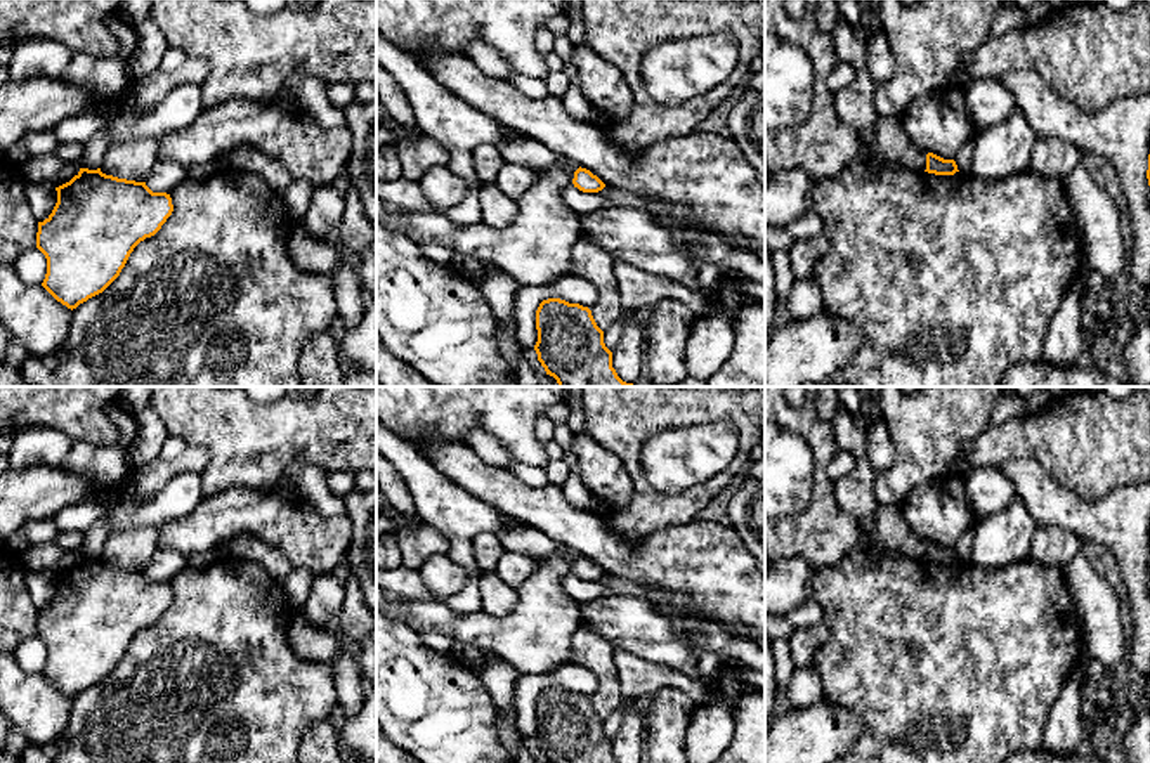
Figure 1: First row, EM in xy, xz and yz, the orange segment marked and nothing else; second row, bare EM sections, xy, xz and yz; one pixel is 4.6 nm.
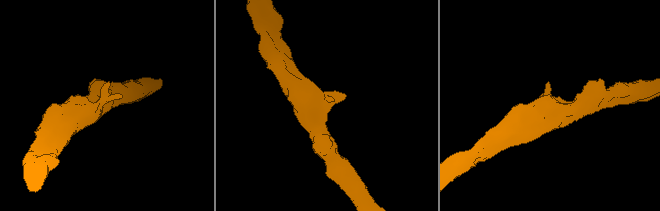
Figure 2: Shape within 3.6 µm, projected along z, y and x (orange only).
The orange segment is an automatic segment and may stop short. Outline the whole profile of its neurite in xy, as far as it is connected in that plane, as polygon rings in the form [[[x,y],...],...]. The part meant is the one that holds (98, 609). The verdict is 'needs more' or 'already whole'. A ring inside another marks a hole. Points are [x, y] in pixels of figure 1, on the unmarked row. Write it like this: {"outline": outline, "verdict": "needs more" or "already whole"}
{"outline": [[[80,557],[66,572],[56,576],[52,602],[38,610],[36,636],[47,647],[42,675],[68,697],[76,697],[102,681],[121,661],[134,636],[154,624],[173,600],[167,581],[153,581],[146,571]]], "verdict": "already whole"}

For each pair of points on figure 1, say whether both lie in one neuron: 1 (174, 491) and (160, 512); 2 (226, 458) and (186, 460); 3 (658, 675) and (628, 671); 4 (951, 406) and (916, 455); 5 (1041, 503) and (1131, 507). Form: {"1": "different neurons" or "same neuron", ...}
{"1": "same neuron", "2": "different neurons", "3": "same neuron", "4": "same neuron", "5": "same neuron"}

